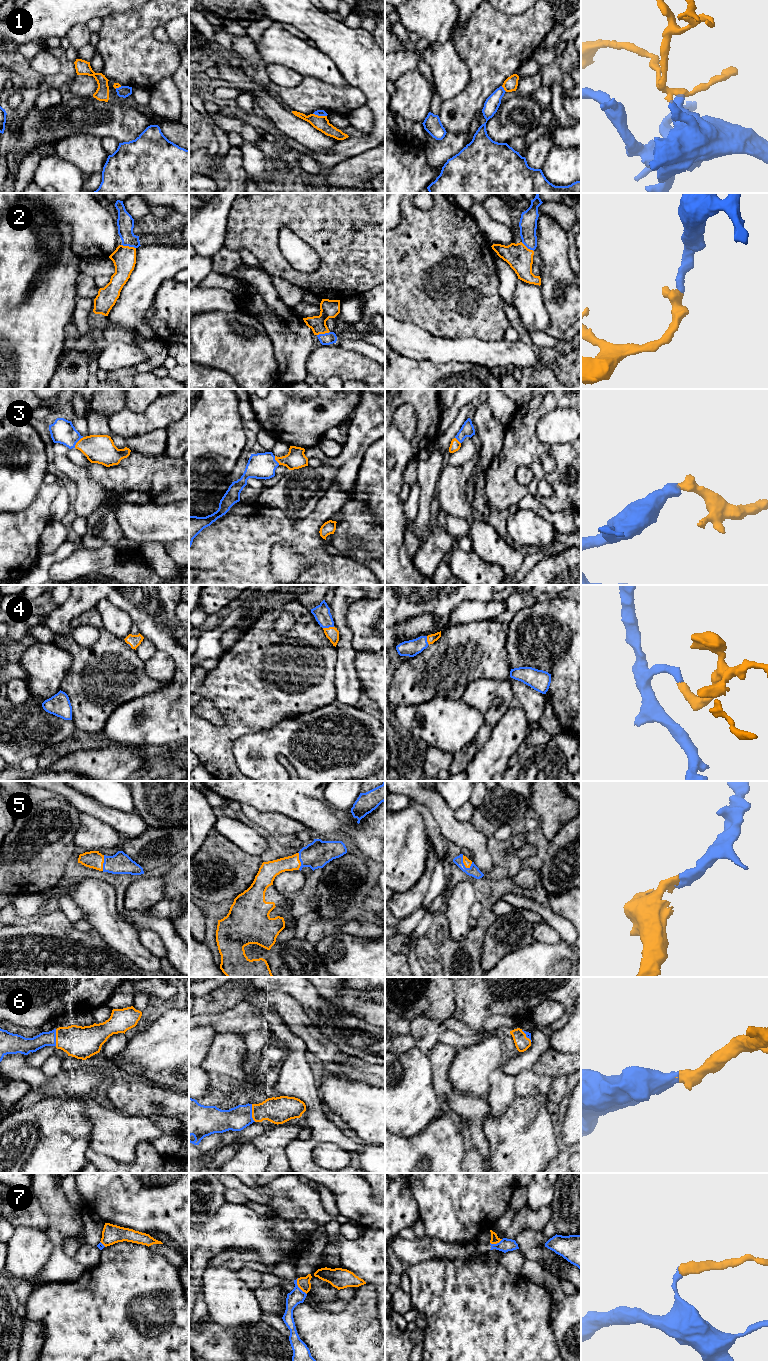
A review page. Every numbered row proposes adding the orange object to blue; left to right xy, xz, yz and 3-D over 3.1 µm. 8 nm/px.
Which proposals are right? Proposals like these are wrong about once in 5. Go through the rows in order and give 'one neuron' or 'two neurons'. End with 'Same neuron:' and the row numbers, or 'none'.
1: two neurons
2: one neuron
3: one neuron
4: one neuron
5: one neuron
6: one neuron
7: two neurons
Same neuron: 2, 3, 4, 5, 6

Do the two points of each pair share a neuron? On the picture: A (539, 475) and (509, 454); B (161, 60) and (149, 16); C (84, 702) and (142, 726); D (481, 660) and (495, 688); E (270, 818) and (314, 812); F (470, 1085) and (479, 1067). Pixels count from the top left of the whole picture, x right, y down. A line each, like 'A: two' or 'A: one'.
A: one
B: one
C: two
D: two
E: two
F: one

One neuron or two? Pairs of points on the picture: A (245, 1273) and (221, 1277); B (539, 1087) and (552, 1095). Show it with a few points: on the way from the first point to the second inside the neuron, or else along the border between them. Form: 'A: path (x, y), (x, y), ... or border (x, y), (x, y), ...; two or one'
A: border (236, 1271), (237, 1275), (254, 1291); two
B: border (553, 1079), (546, 1095); two

